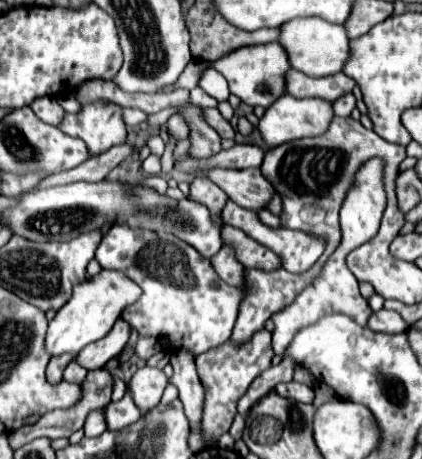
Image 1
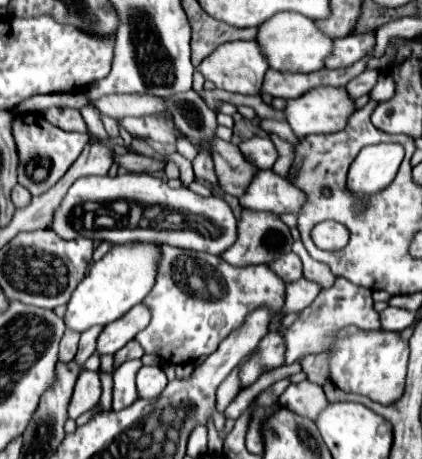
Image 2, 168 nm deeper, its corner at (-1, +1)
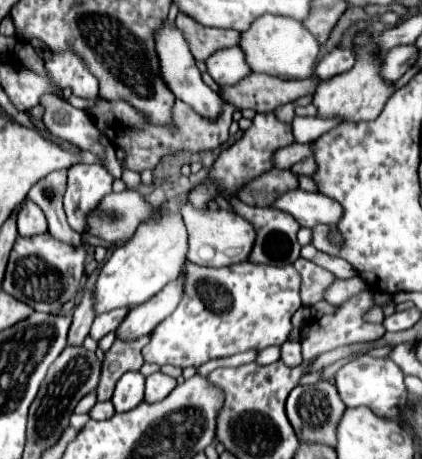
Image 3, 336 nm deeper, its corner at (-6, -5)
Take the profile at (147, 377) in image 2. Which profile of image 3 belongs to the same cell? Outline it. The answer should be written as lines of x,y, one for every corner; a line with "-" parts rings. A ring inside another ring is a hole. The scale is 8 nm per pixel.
153,373
147,377
147,385
145,385
145,401
147,403
155,403
165,399
173,389
175,389
177,381
165,373

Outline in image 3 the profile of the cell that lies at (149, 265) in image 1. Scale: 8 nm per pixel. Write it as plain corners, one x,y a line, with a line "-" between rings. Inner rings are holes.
185,261
183,269
185,285
183,285
183,299
177,305
177,309
161,321
151,341
143,347
143,357
147,363
157,365
175,365
175,367
199,367
207,363
209,359
217,357
229,357
241,351
261,351
271,345
283,345
289,341
289,335
293,331
291,317
301,307
299,299
299,273
293,269
293,265
275,267
275,265
253,265
249,261
229,265
229,267
201,267
191,261

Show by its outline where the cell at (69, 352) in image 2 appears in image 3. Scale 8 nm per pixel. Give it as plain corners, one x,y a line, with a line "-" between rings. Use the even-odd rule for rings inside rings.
87,291
83,295
81,303
73,311
73,323
71,323
71,329
69,329
67,345
81,347
83,341
85,341
85,337
89,335
89,329
91,329
93,319
95,319
95,313
91,309
91,291

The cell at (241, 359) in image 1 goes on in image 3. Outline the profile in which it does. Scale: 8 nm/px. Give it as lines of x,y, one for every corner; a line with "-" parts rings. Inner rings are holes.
287,341
281,345
281,361
287,367
297,367
303,359
301,359
301,345
297,341

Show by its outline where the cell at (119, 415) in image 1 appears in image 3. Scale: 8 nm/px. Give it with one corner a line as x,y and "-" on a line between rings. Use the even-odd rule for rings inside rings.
129,371
127,375
123,375
111,399
115,411
125,413
135,409
143,401
143,391
145,391
145,377
139,371

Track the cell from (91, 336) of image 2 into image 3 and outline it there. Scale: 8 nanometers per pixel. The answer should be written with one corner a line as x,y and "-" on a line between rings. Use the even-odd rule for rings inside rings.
119,309
119,311
109,311
109,313
103,313
103,315
95,317
89,335
91,335
95,341
101,341
103,335
107,335
107,333
111,333
111,331
115,331
115,329
119,327
119,323
125,319
127,311
129,311
129,309

